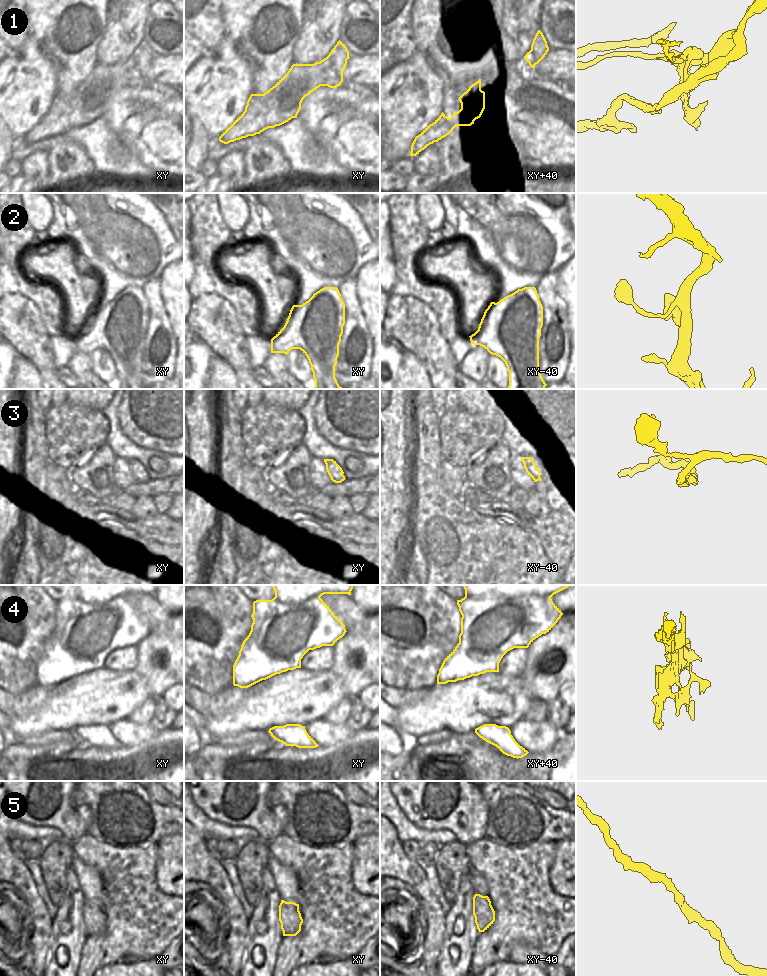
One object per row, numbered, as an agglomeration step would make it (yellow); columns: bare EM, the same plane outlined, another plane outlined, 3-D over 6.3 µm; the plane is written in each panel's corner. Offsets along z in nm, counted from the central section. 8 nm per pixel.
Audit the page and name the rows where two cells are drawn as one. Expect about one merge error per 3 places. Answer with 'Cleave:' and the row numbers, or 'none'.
Cleave: 1, 3, 4

